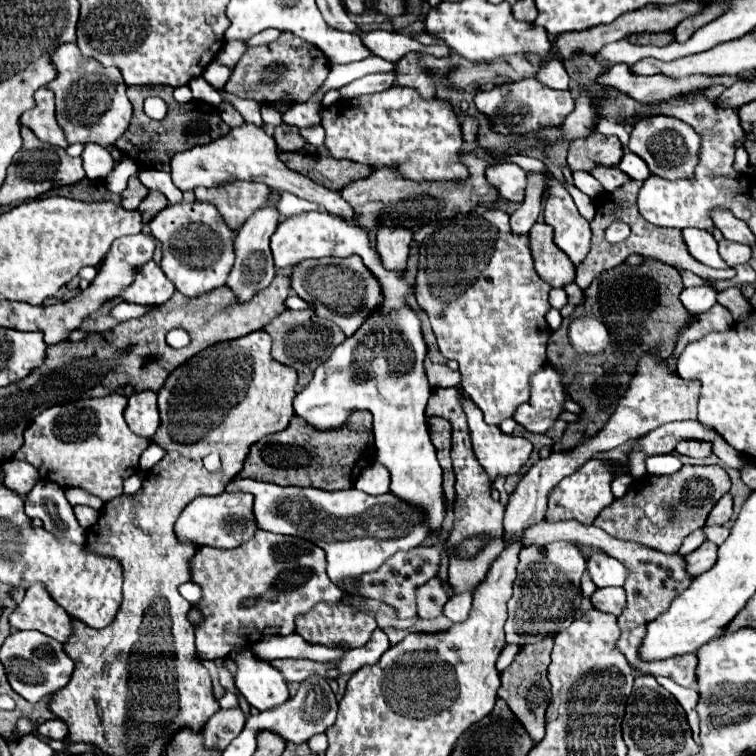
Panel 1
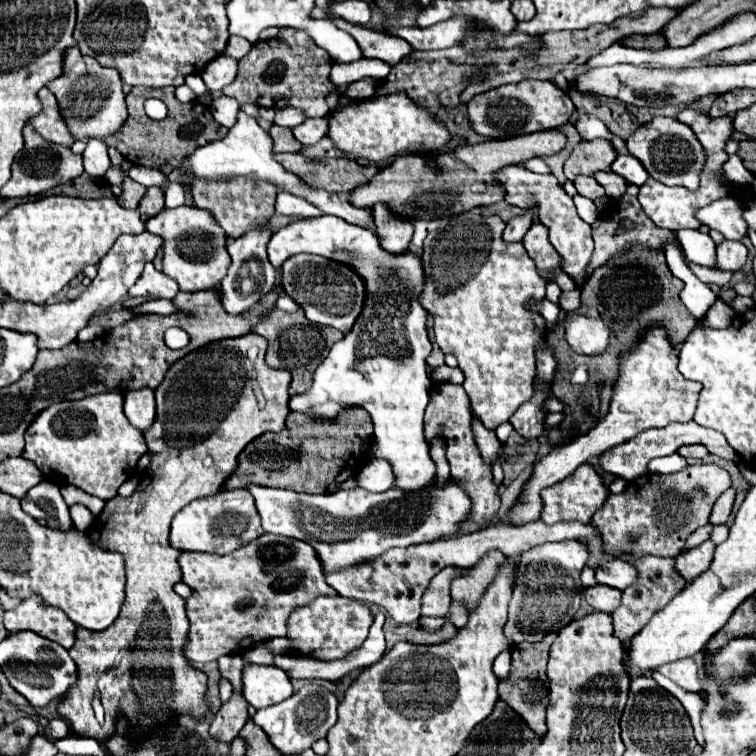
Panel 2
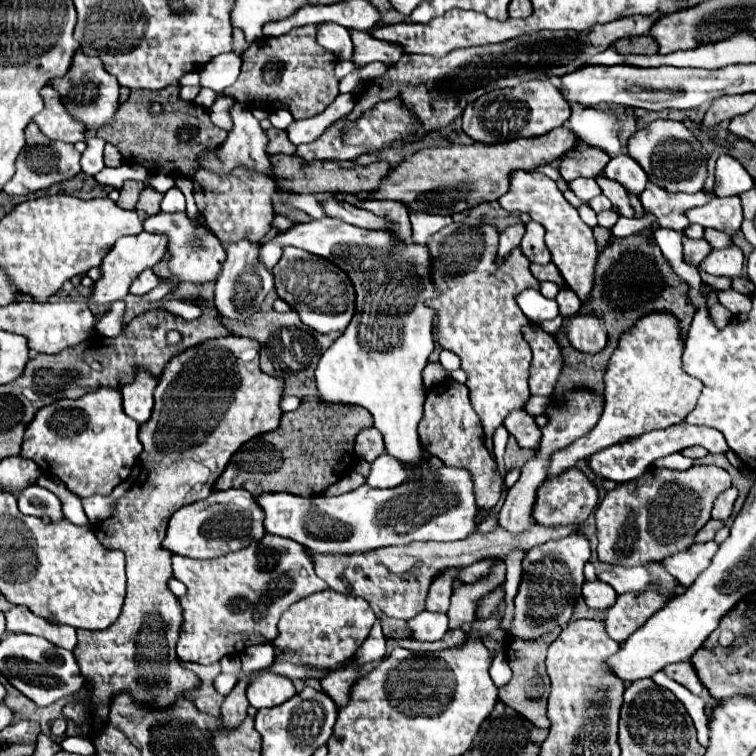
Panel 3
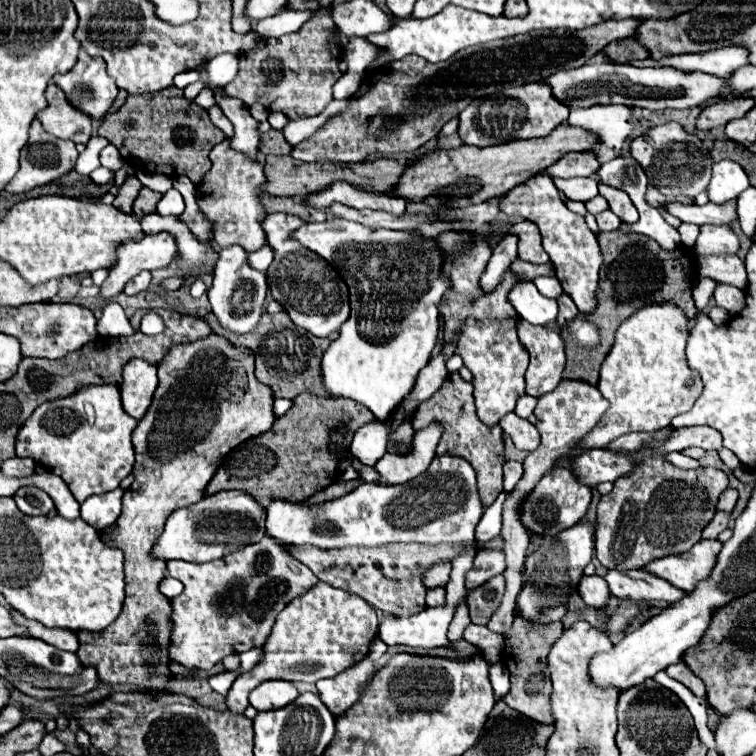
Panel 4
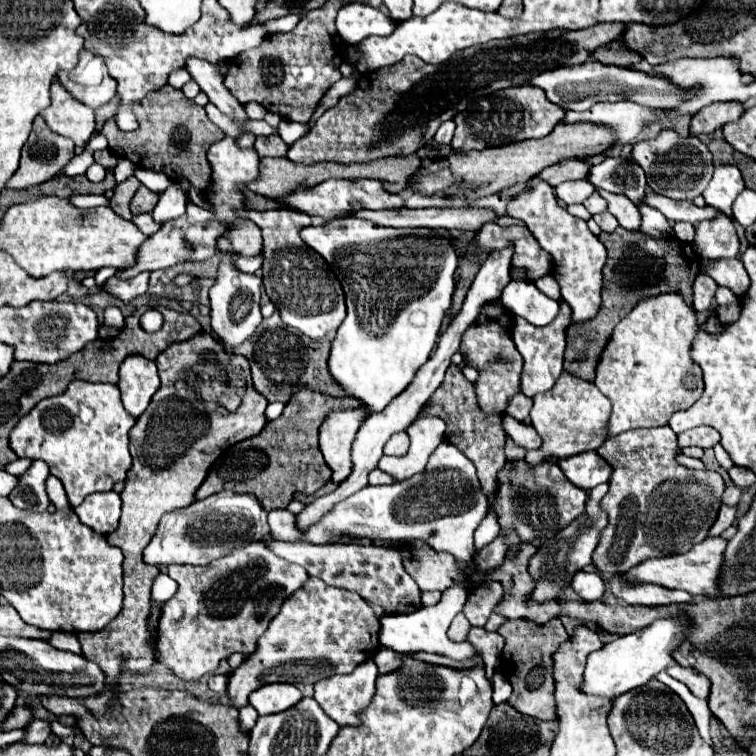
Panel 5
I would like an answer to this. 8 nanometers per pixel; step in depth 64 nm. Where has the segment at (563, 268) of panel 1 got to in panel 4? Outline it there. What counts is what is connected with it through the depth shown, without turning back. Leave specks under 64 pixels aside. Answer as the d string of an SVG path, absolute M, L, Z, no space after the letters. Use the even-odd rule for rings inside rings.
M518 222L506 234L518 236L518 258L520 260L526 260L530 264L546 264L550 260L542 248L540 232L534 224Z

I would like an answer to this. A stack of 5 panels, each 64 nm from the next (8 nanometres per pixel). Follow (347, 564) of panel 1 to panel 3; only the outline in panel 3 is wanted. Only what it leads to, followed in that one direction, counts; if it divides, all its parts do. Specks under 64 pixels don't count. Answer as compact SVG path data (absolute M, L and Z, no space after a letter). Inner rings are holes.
M446 464L440 466L436 474L430 474L424 480L410 480L396 488L380 490L362 484L360 488L334 498L324 498L324 496L300 498L286 492L276 492L276 494L262 494L258 498L258 504L266 512L264 528L268 534L296 540L298 544L314 552L340 552L340 554L348 554L354 550L372 550L382 546L402 546L414 540L464 540L472 536L478 514L470 472L466 468L452 468Z

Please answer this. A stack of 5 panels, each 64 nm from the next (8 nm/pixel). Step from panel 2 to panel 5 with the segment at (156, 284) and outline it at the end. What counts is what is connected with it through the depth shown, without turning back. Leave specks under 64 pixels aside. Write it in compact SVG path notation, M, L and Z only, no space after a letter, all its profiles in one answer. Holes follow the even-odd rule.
M140 272L134 278L128 278L128 280L120 280L118 276L112 276L104 282L102 288L108 294L112 294L114 298L128 304L128 302L132 302L138 296L144 296L148 292L148 280L150 280L150 272Z

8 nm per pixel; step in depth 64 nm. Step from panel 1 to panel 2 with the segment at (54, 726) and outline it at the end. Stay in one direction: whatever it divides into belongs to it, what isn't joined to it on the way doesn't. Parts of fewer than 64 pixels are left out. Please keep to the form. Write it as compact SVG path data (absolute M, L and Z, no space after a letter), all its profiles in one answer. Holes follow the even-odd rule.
M54 718L50 720L50 724L46 726L44 734L50 738L50 740L60 740L60 738L66 738L68 736L68 726L62 718Z

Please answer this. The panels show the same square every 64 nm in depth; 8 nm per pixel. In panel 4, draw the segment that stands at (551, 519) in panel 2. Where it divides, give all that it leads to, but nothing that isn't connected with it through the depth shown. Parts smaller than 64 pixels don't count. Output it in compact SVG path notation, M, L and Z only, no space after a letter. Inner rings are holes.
M554 466L552 472L546 472L540 482L532 488L532 492L524 498L524 504L520 504L520 518L524 528L528 528L528 534L532 536L556 536L558 532L574 526L586 516L586 510L592 500L592 490L584 484L580 484L568 468Z

